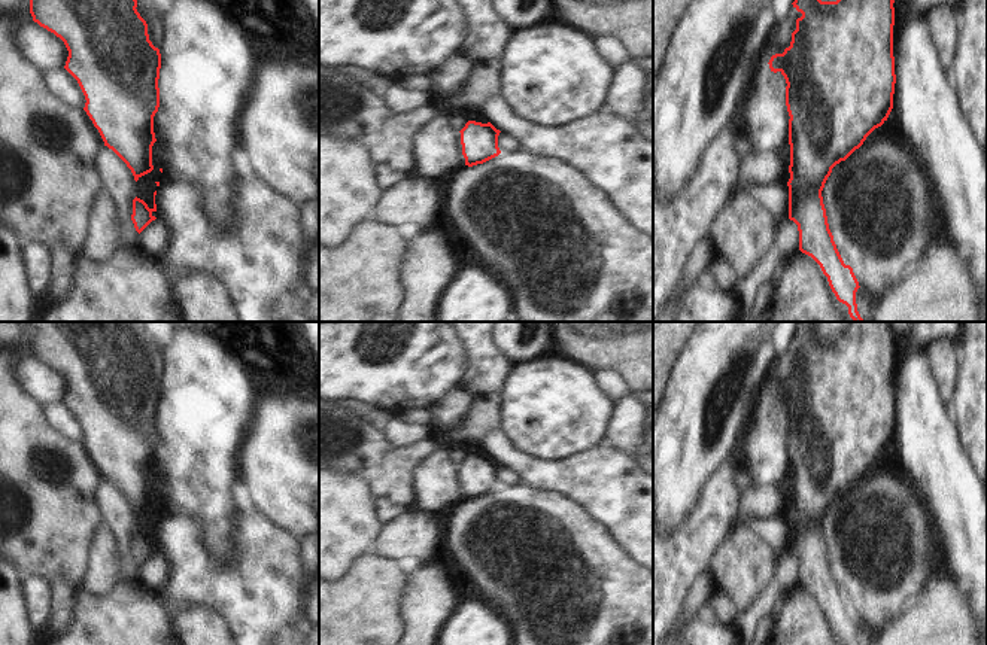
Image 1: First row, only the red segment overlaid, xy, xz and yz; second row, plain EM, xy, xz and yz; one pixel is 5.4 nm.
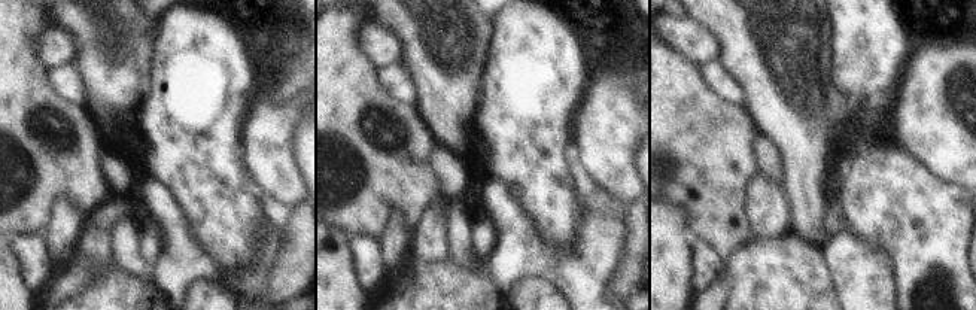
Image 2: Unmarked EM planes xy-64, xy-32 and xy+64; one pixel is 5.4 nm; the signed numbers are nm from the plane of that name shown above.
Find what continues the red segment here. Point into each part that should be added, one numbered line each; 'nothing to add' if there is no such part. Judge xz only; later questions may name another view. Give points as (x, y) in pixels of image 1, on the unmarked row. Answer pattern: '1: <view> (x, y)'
nothing to add

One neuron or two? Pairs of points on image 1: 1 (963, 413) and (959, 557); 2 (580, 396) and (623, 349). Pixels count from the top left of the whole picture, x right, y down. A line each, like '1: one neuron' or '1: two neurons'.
1: two neurons
2: two neurons

